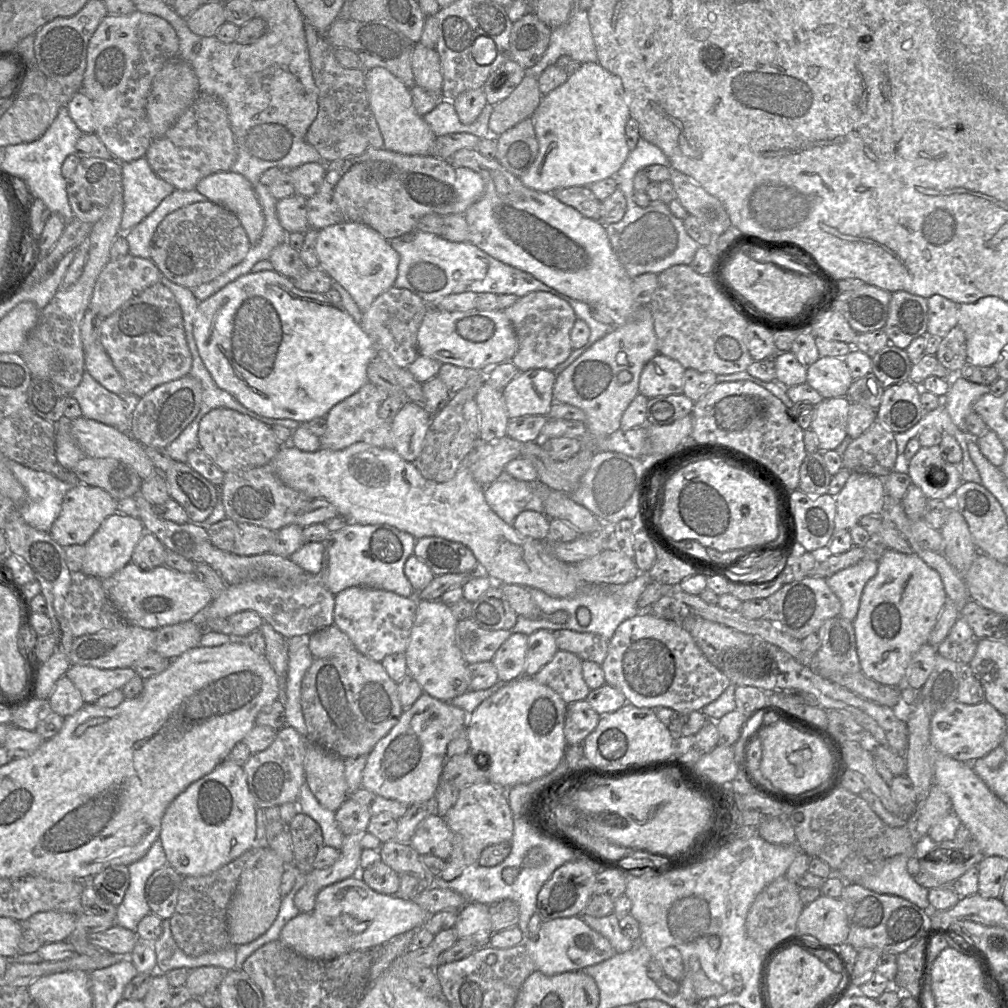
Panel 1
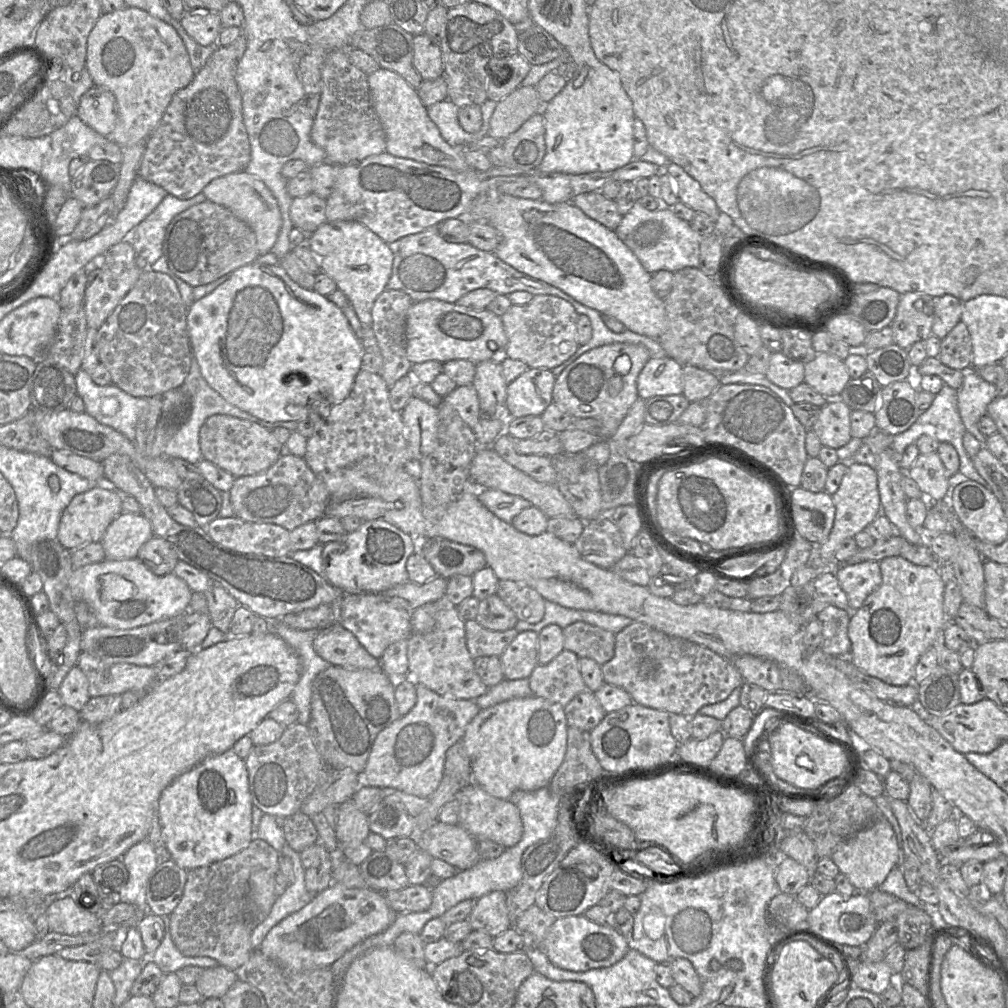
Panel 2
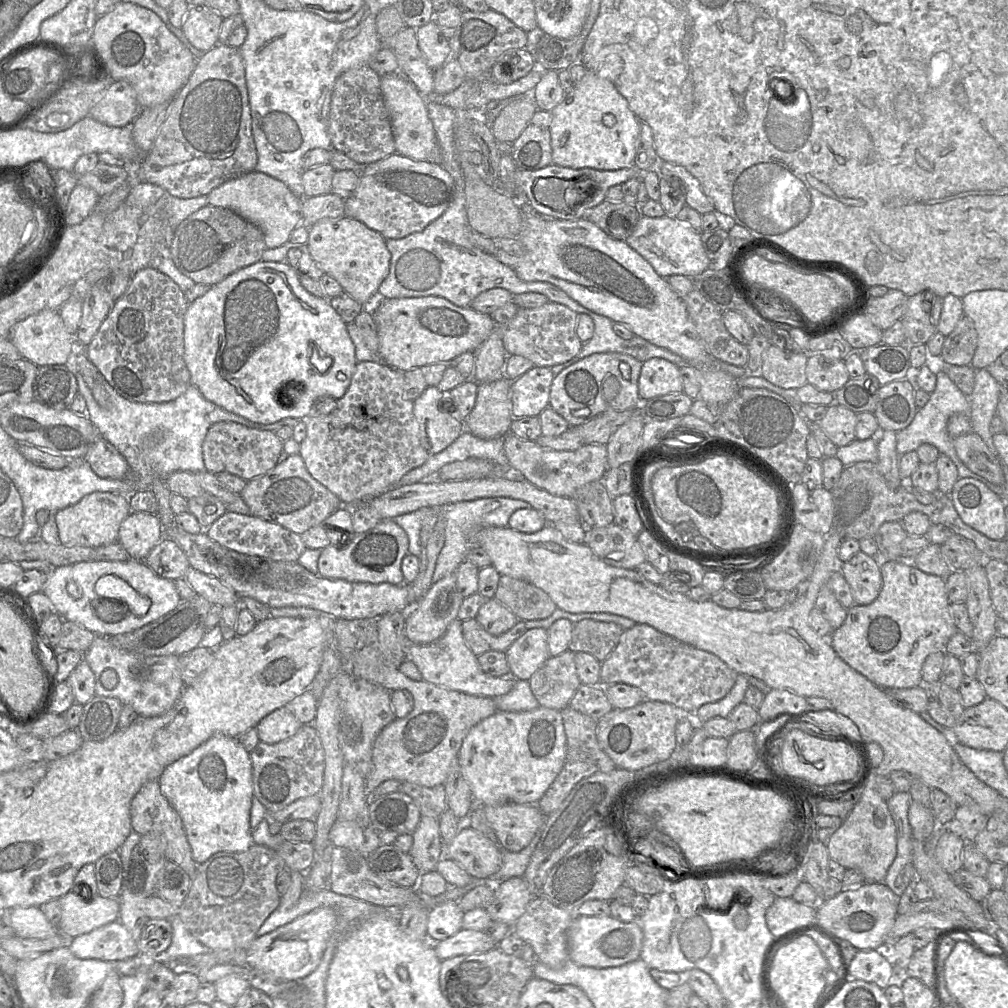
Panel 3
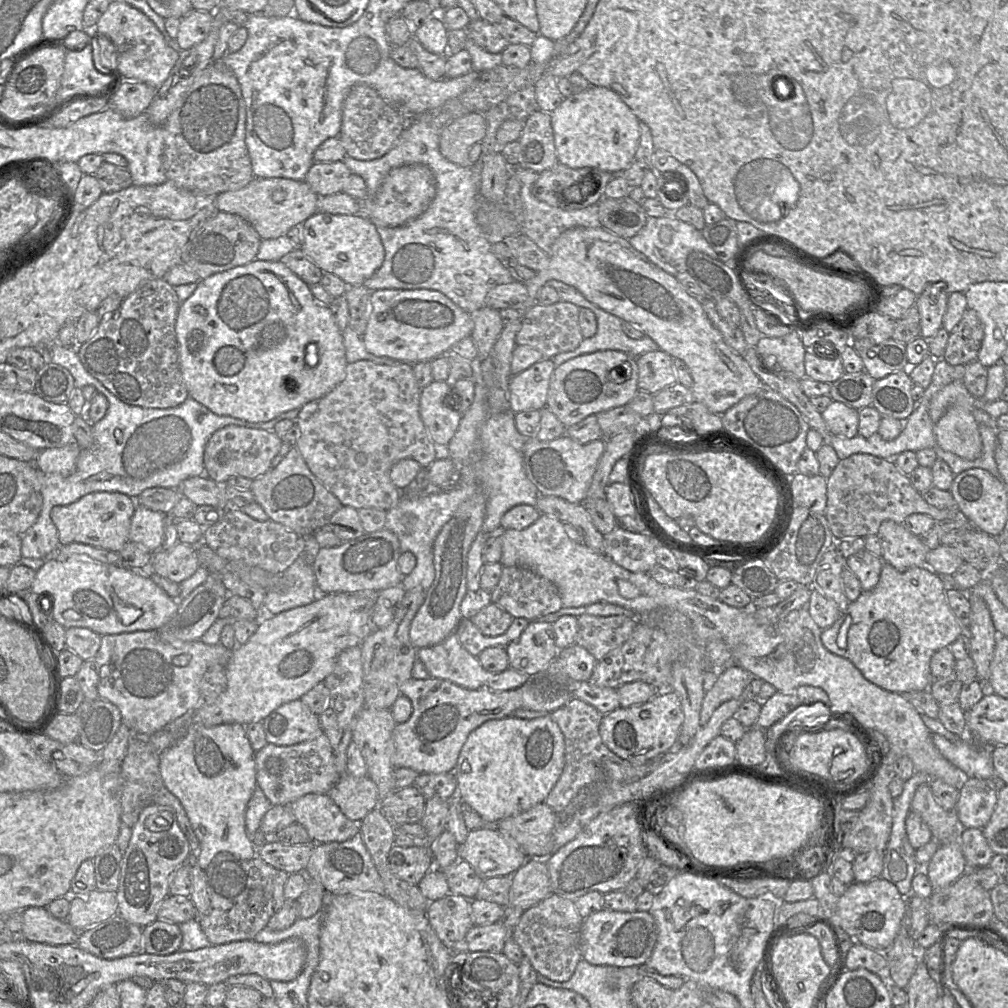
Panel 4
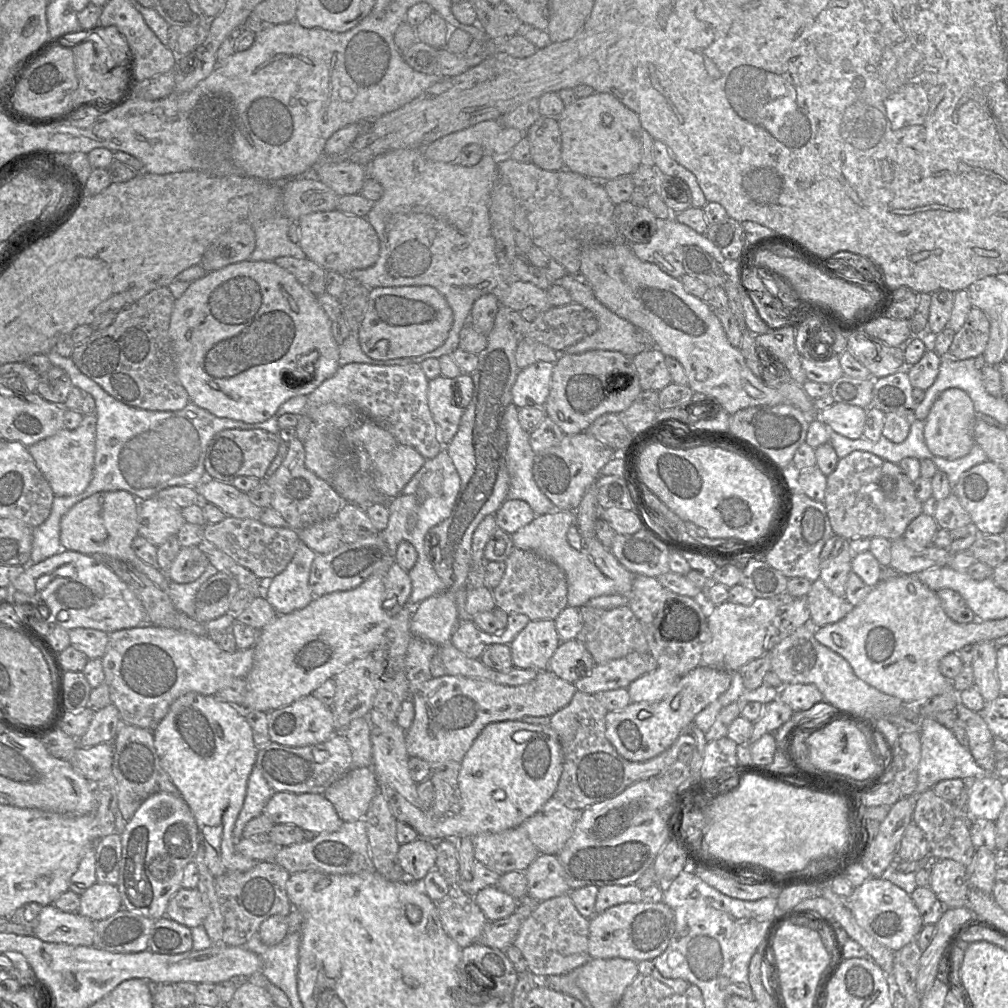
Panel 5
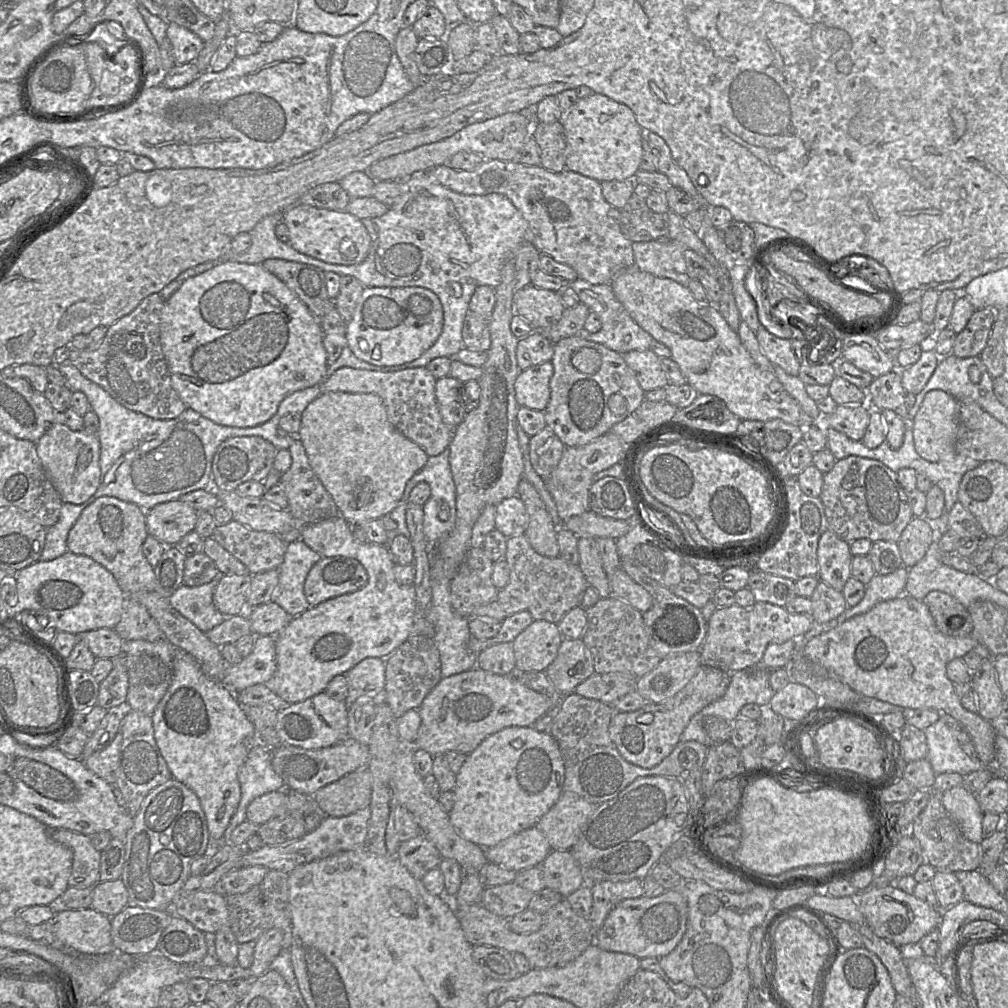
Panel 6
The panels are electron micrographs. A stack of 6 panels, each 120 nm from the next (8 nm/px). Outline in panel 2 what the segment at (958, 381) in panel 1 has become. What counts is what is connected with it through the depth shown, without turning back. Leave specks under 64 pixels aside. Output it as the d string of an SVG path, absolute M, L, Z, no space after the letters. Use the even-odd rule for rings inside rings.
M974 368L960 371L964 372L964 378L961 387L957 390L958 411L966 431L984 446L987 437L979 430L978 423L984 415L987 415L988 405L996 398L995 385L983 380Z

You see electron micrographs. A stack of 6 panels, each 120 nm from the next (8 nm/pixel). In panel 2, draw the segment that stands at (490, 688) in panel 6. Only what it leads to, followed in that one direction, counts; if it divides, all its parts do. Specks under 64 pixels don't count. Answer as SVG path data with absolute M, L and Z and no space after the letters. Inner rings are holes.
M339 623L319 629L313 648L331 665L346 669L381 670L380 660L371 656L356 637ZM415 683L415 688L415 706L376 736L362 773L362 784L394 788L428 799L444 776L447 750L462 740L467 725L481 709L473 700L441 696L421 683Z

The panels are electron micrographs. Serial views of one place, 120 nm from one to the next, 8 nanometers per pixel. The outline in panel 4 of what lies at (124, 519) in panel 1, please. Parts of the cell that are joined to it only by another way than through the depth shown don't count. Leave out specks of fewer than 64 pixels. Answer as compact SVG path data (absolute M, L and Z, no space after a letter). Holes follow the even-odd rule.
M137 505L131 518L129 540L142 544L150 552L161 548L168 514Z

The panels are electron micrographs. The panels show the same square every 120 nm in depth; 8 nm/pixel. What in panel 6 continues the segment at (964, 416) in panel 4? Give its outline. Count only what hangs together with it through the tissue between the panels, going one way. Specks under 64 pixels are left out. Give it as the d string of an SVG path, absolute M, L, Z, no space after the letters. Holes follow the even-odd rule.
M942 390L929 391L913 420L913 437L916 452L930 462L949 461L956 454L955 443L959 425L959 402Z

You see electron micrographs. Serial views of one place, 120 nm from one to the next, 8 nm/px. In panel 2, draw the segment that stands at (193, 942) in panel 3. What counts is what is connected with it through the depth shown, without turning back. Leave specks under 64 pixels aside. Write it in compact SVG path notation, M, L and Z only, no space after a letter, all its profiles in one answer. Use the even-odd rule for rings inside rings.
M161 916L165 924L165 935L156 951L148 956L158 967L166 973L175 973L176 971L187 967L197 966L201 968L216 967L219 963L211 957L187 957L184 956L175 946L170 932L170 916Z

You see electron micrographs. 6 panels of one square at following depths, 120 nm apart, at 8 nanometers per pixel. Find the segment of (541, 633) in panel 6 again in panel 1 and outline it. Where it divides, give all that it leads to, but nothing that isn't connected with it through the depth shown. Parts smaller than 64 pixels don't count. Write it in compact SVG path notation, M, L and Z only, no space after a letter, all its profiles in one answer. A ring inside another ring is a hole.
M513 633L495 653L491 661L497 670L500 681L509 682L523 675L527 640L527 635Z

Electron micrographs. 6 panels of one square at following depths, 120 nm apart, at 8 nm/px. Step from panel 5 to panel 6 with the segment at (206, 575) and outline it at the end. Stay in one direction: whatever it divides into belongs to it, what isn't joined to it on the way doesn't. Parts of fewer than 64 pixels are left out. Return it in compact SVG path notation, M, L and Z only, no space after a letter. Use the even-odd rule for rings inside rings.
M218 571L208 583L190 587L182 584L170 597L170 605L203 633L222 623L226 616L213 604L213 592L225 574Z

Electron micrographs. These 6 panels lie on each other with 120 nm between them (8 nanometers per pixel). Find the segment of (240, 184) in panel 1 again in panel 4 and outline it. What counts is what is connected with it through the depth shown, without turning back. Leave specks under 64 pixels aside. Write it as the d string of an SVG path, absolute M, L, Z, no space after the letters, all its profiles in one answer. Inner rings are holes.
M254 177L245 187L235 191L225 191L215 196L215 206L218 211L238 215L246 220L262 239L274 239L286 235L295 227L301 226L308 218L318 211L319 196L312 191L306 181L287 178L257 178Z

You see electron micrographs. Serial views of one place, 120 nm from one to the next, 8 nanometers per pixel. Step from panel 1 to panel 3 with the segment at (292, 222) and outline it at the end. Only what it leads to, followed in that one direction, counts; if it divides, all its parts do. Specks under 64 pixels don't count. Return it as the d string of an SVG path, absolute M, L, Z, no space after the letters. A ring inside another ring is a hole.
M332 192L314 197L304 197L301 202L302 223L310 227L324 218L340 218L344 213L345 200Z

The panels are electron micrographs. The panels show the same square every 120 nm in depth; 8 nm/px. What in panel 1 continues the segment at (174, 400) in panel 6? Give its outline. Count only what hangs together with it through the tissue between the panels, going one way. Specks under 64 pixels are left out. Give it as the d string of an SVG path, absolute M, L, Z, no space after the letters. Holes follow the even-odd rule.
M161 282L146 288L105 318L99 342L123 378L127 392L138 398L163 383L189 375L192 368L180 304Z

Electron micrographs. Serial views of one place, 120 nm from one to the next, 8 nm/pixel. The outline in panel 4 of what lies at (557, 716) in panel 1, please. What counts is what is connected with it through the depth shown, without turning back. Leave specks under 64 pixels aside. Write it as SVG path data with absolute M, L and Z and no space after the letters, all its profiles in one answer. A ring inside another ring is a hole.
M508 716L488 720L473 730L464 743L454 770L457 797L473 808L487 825L525 812L545 799L558 781L565 765L565 742L559 726L550 716L520 719Z

